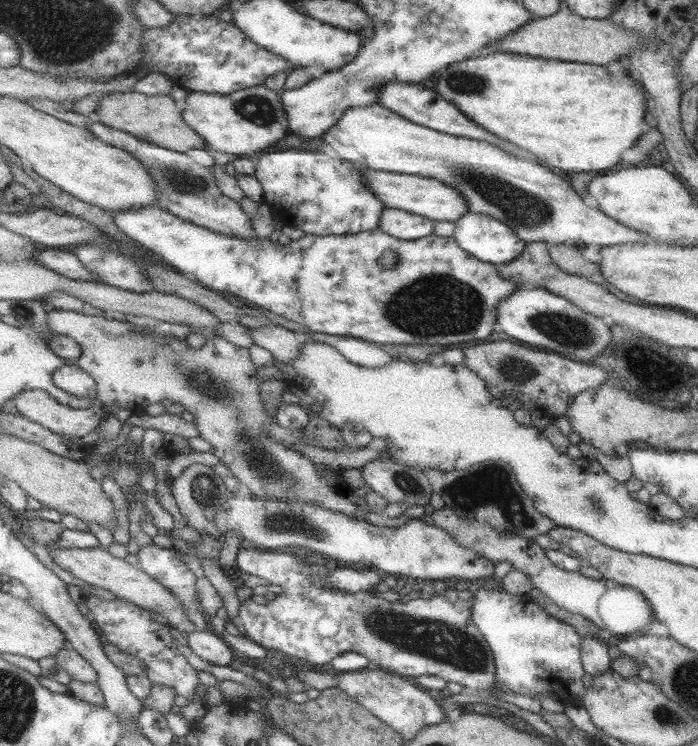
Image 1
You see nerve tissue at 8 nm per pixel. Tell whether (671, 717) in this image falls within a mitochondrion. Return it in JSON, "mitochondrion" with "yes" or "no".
{"mitochondrion":"yes"}

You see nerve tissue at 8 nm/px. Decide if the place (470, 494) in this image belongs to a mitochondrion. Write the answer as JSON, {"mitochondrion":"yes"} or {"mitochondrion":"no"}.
{"mitochondrion":"yes"}

